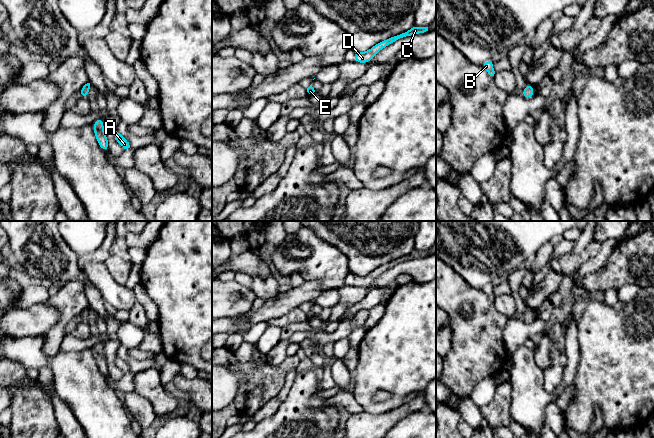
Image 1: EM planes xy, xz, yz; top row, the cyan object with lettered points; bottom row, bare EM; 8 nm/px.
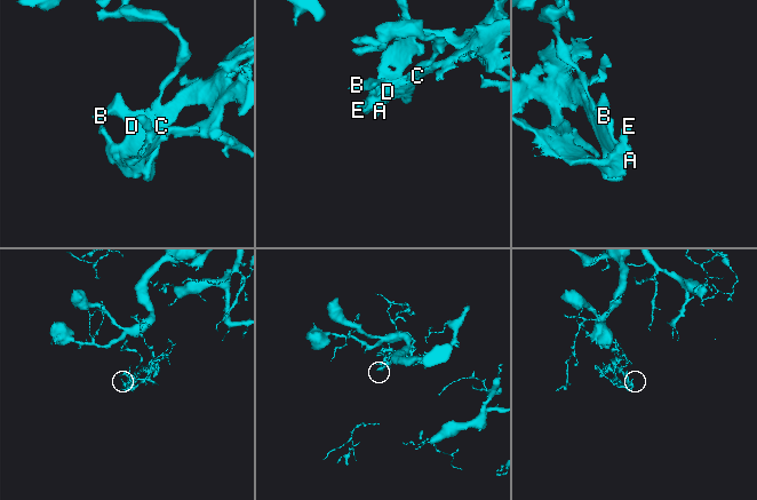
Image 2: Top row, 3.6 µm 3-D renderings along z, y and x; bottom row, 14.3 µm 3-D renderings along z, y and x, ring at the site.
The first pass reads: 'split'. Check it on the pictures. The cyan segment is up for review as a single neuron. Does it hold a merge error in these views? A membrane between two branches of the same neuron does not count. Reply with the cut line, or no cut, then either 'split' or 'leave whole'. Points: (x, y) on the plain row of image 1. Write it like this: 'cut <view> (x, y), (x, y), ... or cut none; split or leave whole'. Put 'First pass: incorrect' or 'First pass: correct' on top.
First pass: incorrect
cut none; leave whole

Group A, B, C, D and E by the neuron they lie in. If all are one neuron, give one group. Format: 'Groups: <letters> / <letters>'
Groups: A B C D E

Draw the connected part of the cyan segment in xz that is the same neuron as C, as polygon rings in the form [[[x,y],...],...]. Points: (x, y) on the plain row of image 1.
[[[414,249],[408,255],[402,256],[402,257],[397,258],[395,260],[391,260],[390,262],[377,267],[376,269],[374,269],[372,272],[370,272],[366,276],[355,275],[354,285],[357,287],[368,287],[369,285],[371,285],[374,282],[374,280],[379,275],[381,275],[383,272],[389,270],[390,268],[392,268],[392,267],[394,267],[394,266],[396,266],[402,262],[417,259],[420,257],[424,257],[426,255],[428,255],[428,251],[420,251],[420,250]]]

